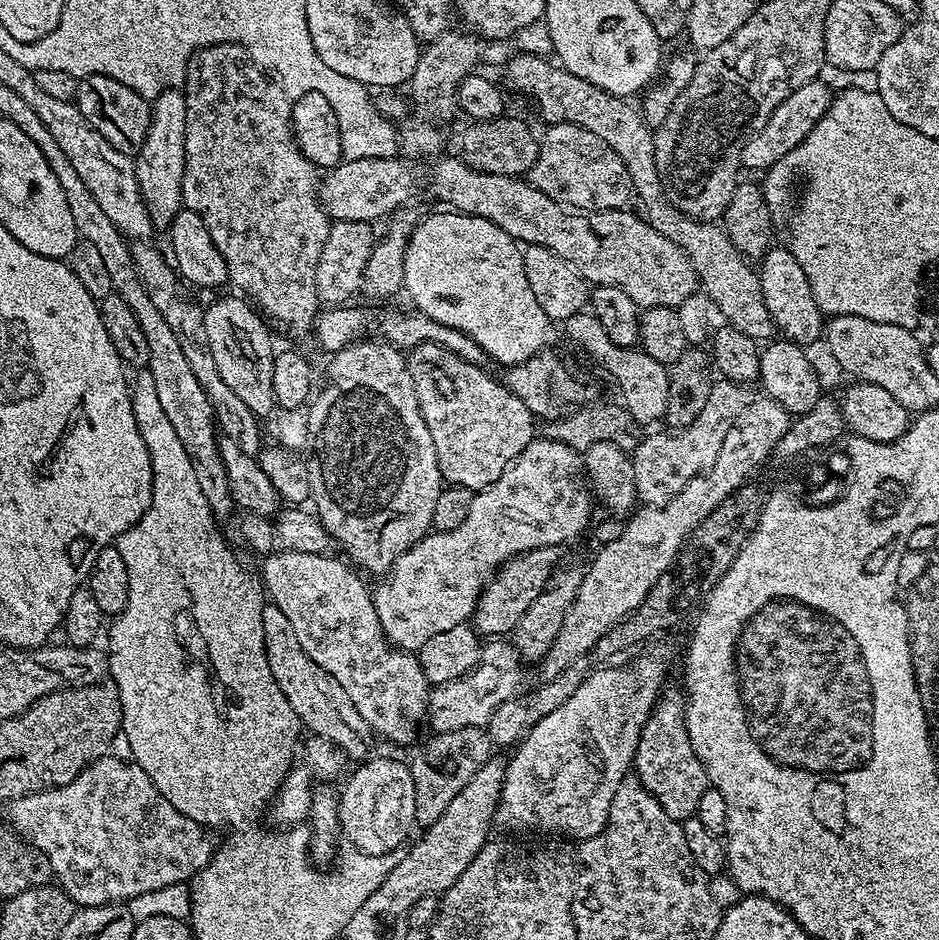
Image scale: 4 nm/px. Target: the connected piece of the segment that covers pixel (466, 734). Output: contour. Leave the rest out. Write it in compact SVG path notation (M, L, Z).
M467 728L442 732L431 737L424 744L424 749L410 760L410 767L414 778L416 824L427 826L438 822L446 808L458 794L462 794L464 787L478 774L486 762L493 759L494 741L484 728Z

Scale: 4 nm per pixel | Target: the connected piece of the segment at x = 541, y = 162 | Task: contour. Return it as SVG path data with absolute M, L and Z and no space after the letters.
M557 121L540 138L539 157L526 174L530 184L552 201L573 211L603 212L625 209L634 189L629 171L617 152L584 127Z

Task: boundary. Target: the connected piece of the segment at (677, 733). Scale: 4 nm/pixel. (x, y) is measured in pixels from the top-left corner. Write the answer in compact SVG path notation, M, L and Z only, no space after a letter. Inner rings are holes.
M668 696L659 701L648 717L644 728L640 731L640 741L636 747L634 761L634 776L638 779L639 787L645 788L651 796L658 798L658 802L672 818L678 821L693 819L698 810L698 802L702 802L702 794L706 794L710 787L708 767L705 766L700 755L696 753L692 742L692 733L686 719L686 704L676 696Z

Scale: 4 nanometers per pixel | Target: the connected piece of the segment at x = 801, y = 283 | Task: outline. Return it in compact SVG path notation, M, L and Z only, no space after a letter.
M786 246L776 247L769 247L758 264L766 306L772 315L773 325L777 329L784 328L783 335L787 339L801 346L809 346L808 344L814 343L819 336L821 339L826 328L826 316L812 296L806 270L802 270L798 258L794 258L794 254Z

